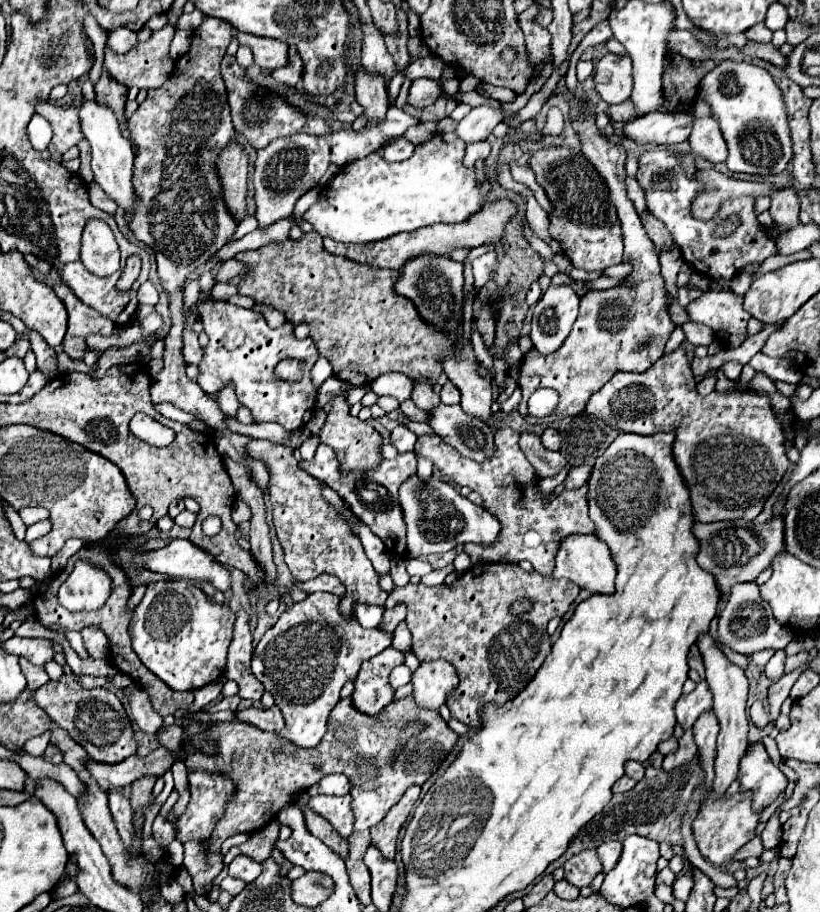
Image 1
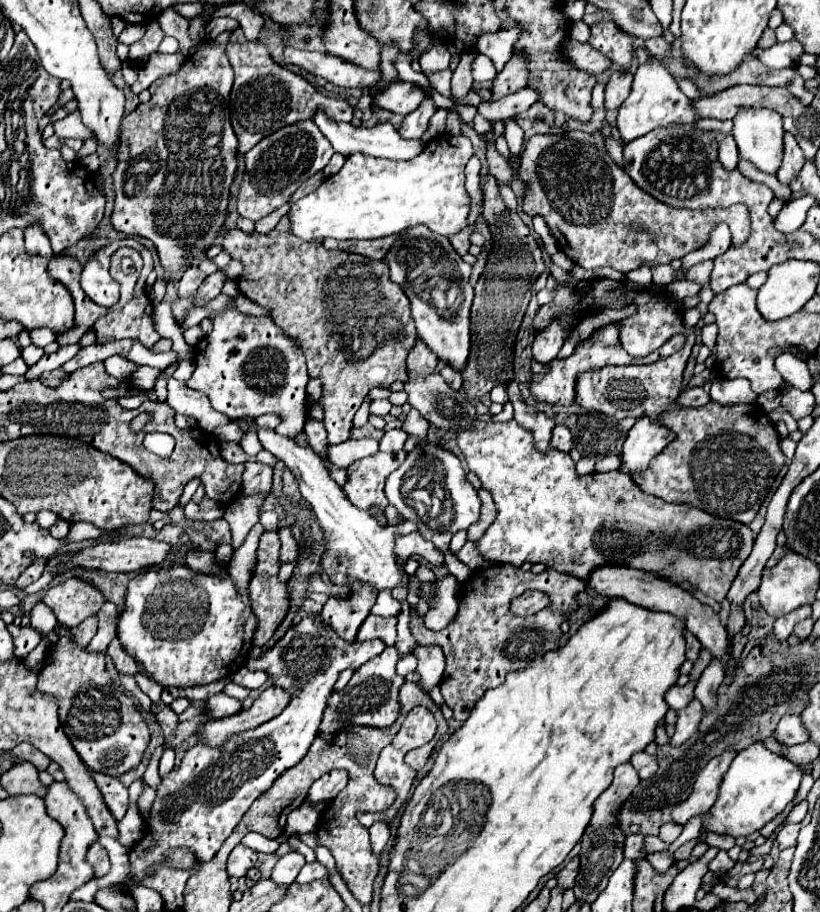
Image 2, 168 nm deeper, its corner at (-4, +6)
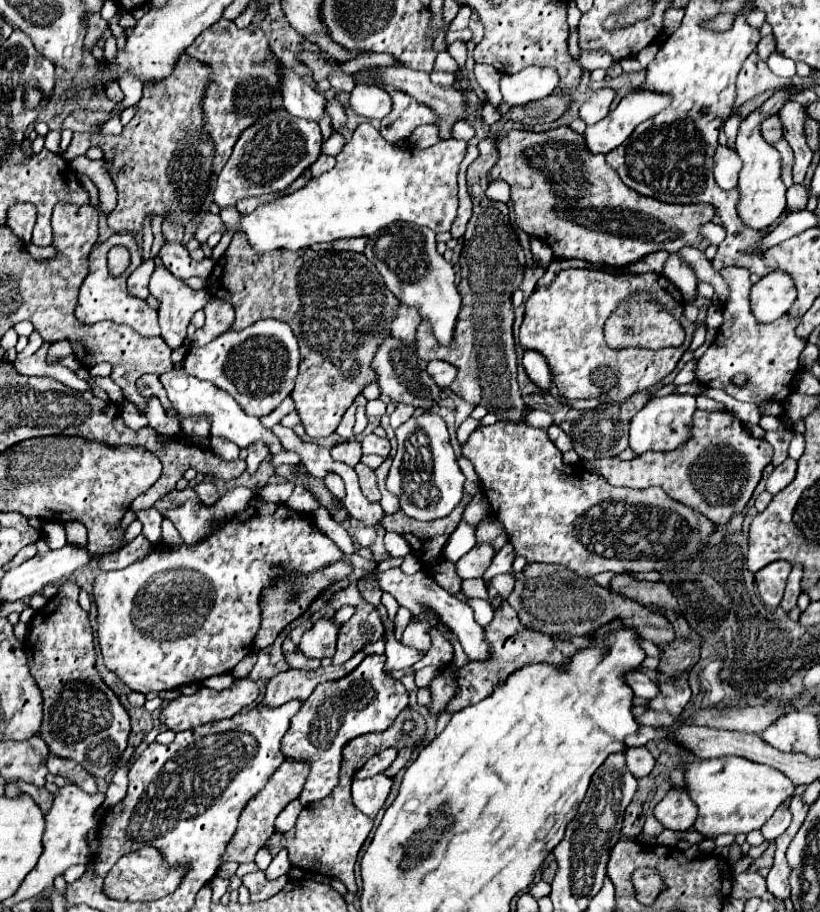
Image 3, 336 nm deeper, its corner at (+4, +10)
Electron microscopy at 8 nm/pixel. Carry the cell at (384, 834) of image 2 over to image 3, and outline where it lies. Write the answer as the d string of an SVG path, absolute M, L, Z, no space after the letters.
M387 776L367 778L365 782L353 782L353 804L361 810L367 818L375 818L377 812L383 808L393 780Z

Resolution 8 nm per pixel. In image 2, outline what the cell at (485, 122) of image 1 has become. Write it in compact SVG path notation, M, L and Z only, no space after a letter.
M525 86L497 102L481 102L481 106L477 108L485 120L489 122L497 122L497 120L503 120L503 118L509 118L509 116L517 116L525 110L529 110L535 102L541 100L541 94L531 88L531 86Z

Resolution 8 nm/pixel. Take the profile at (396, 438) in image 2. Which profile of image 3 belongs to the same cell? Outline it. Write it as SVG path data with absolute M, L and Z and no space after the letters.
M375 434L365 436L361 446L363 446L363 454L381 454L381 456L387 456L391 452L389 440L387 438L379 438Z

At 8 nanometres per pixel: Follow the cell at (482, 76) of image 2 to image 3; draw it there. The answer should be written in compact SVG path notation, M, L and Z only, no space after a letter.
M479 62L475 64L473 74L475 74L479 86L487 92L489 104L491 104L493 108L499 108L499 106L501 106L501 92L499 92L501 74L499 74L493 66L489 66L489 64L479 64Z

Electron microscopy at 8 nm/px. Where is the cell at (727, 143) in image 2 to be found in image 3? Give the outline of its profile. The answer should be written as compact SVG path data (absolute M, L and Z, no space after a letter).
M719 144L715 150L715 166L713 166L713 174L715 174L717 184L725 190L737 186L739 170L741 170L741 160L739 160L737 152Z

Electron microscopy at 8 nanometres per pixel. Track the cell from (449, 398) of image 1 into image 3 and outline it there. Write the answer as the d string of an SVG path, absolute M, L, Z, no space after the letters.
M429 362L427 364L427 372L433 376L433 380L441 386L441 388L449 388L449 384L455 380L457 370L449 364L449 362Z

